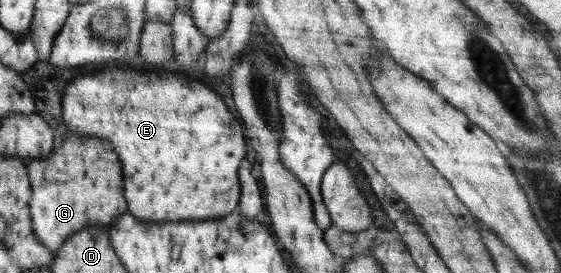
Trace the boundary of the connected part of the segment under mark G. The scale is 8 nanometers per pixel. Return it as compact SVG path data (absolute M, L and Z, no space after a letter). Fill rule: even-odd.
M71 134L61 144L60 149L53 150L51 156L31 159L29 174L33 174L33 190L37 190L37 194L32 194L34 233L53 256L65 240L78 230L99 225L109 227L117 222L119 214L127 210L127 202L123 198L123 172L121 172L119 156L113 152L113 148L107 142L99 138L85 138L85 136L81 138L77 134Z

